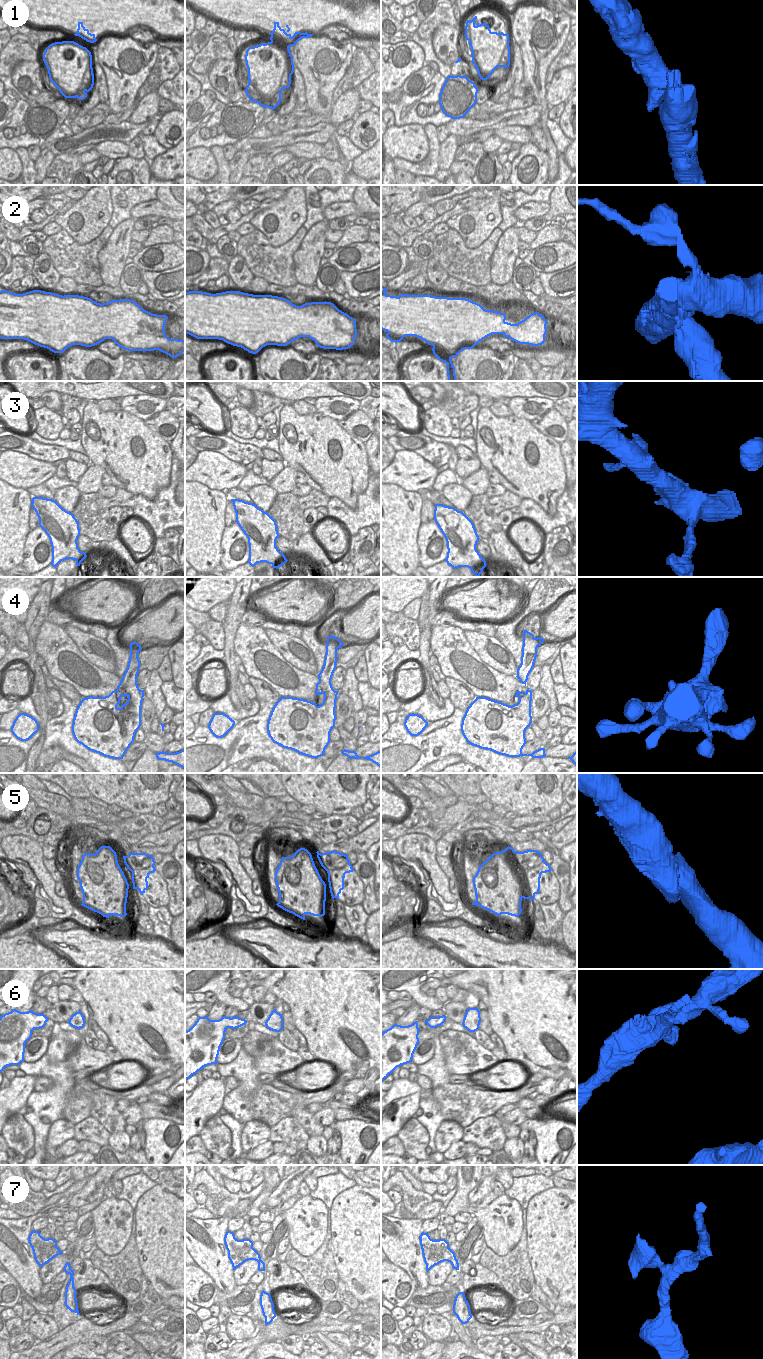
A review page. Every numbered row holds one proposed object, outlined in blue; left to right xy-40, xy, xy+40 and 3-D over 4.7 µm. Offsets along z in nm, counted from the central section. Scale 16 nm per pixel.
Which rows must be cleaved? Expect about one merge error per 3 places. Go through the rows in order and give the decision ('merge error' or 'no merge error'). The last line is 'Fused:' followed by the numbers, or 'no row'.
1: no merge error
2: merge error
3: no merge error
4: no merge error
5: no merge error
6: no merge error
7: no merge error
Fused: 2

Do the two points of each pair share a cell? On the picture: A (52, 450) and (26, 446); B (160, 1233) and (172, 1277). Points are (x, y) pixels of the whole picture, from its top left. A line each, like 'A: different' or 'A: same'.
A: same
B: same

